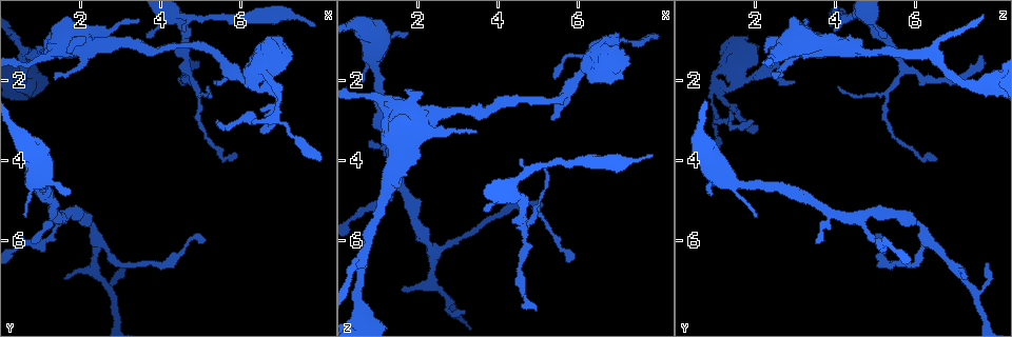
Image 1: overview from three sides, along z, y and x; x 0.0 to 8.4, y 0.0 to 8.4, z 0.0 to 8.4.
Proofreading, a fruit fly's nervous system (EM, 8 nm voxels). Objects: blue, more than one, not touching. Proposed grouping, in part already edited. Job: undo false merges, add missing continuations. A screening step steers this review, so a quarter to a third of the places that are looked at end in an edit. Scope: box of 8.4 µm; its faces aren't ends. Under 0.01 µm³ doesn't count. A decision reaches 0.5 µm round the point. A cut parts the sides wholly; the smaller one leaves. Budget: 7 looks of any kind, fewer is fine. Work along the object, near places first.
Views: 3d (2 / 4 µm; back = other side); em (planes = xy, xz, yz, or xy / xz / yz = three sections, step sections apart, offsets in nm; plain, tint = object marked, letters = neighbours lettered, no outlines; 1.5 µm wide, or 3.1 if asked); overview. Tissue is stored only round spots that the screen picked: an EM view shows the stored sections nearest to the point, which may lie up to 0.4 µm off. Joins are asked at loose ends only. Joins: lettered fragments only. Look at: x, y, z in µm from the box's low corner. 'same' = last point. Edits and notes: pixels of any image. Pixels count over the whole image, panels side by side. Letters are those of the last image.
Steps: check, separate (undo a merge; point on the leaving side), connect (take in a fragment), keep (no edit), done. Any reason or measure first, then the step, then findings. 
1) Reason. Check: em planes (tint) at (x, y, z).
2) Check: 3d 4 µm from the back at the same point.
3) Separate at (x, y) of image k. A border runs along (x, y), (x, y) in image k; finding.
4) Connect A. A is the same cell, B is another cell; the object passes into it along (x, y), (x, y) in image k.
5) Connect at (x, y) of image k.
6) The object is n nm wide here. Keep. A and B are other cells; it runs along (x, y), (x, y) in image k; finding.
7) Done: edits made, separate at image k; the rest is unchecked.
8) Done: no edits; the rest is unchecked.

Thin end. Check: 3d 2 µm from the back at (1.80, 4.70, 0.80).

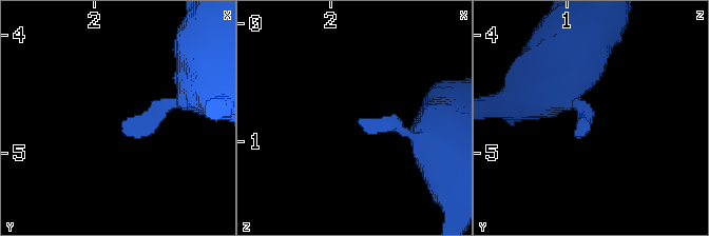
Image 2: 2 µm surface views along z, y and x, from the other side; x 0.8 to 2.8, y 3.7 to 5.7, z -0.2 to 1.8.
Shape alone is not enough. Check: em planes (tint) at (1.76, 4.72, 0.84).

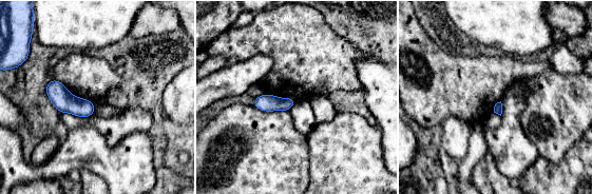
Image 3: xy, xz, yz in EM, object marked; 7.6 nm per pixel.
See the neighbours. Check: em planes (letters) at the same point.

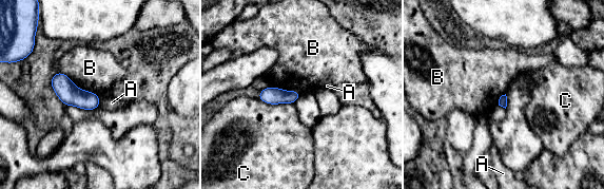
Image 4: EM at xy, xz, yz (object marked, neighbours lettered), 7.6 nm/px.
Keep. A, B and C are other cells; a border runs along (57, 71), (98, 95) in image 4; none of them fits.

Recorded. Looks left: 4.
Thin neck. Check: em 3.1 µm xz step 16 (tint) at (6.25, 2.00, 1.65).

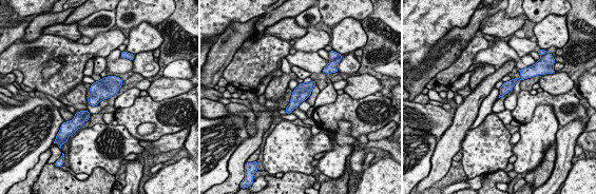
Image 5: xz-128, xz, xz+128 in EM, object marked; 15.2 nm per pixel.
Check: em 3.1 µm yz step 16 (letters) at the same point.

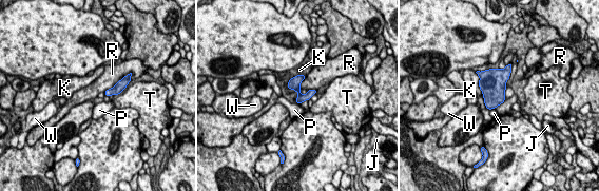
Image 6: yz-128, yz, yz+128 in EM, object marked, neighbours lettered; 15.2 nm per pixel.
Keep. J, K, P, R, T and W are other cells; a border runs along (121, 78), (103, 92) in image 6; all the same neuron.

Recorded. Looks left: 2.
An open end. Check: em yz step 8 (tint) at (5.10, 2.10, 4.05).

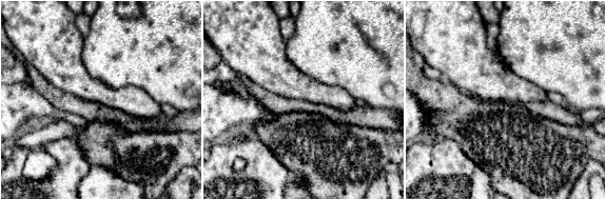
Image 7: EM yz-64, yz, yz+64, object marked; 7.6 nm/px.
Check: em planes (letters) at the same point.

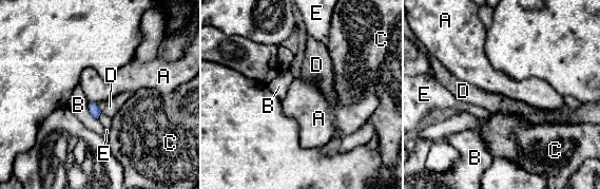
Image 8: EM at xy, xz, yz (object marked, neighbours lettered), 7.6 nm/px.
The longest contact is with B, 150 nm. Keep. A, B, C, D and E are other cells; a border runs along (88, 102), (88, 111), (97, 119) in image 8; no lettered fragment goes on from it.

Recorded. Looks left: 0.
Done: no edits; the rest is unchecked.

